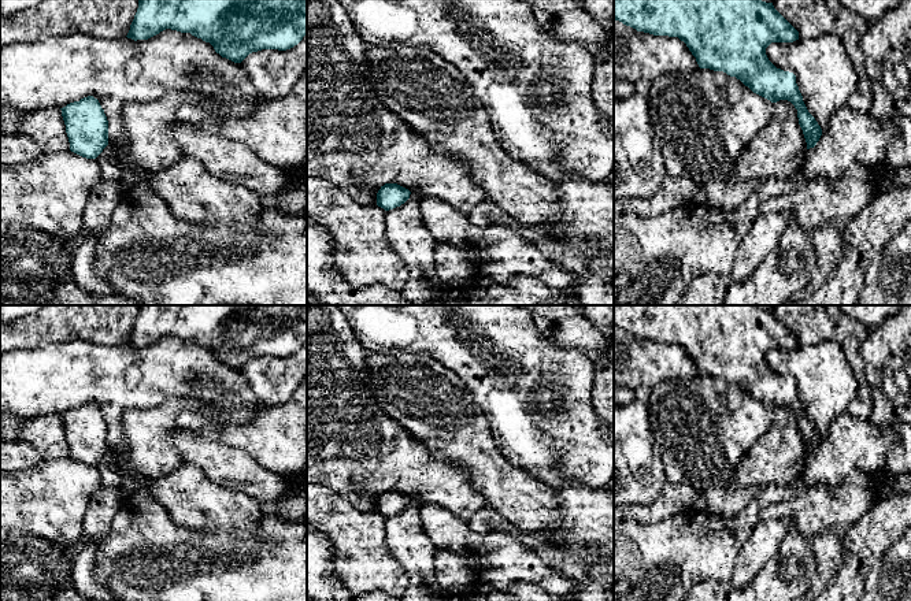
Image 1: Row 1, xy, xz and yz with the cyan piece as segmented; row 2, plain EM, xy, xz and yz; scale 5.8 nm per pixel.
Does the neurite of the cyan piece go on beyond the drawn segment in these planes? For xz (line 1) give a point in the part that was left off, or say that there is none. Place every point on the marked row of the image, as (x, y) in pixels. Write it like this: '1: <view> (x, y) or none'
1: none

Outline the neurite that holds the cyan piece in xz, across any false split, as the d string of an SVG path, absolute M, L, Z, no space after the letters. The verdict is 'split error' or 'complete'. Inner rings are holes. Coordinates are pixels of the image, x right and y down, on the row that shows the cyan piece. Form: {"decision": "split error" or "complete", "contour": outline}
{"decision": "complete", "contour": "M385 183L377 193L377 205L389 211L404 204L410 194L408 189L397 183Z"}

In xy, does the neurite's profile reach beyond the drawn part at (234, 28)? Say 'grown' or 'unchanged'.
unchanged

